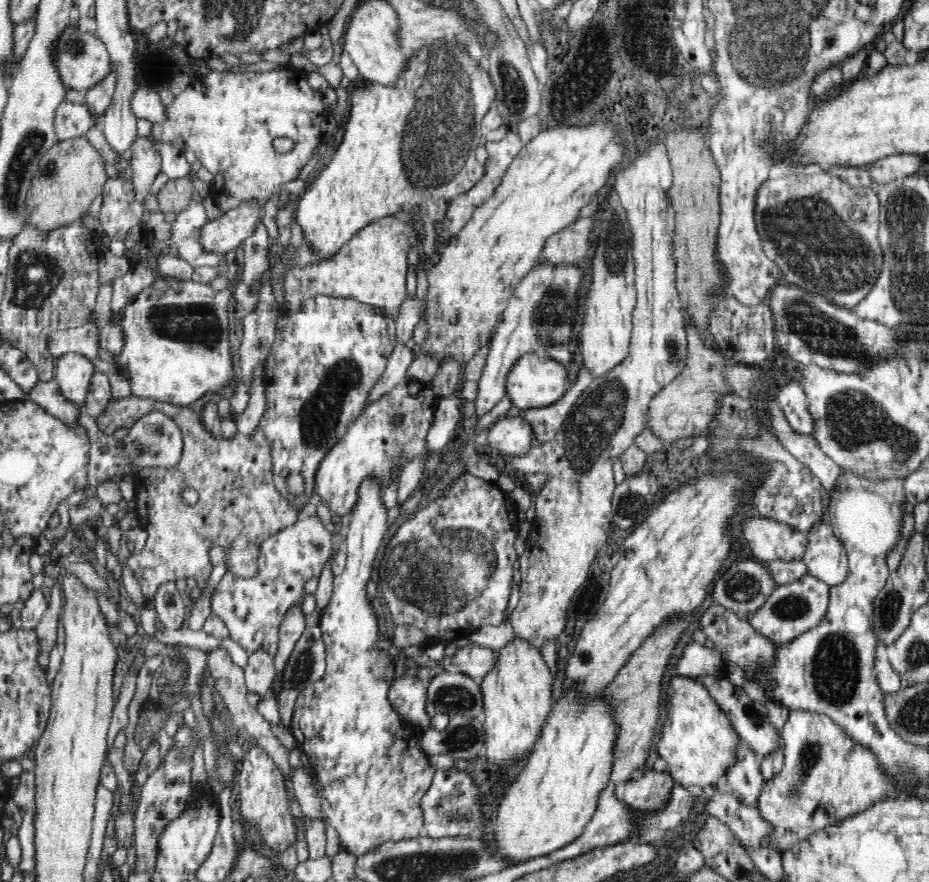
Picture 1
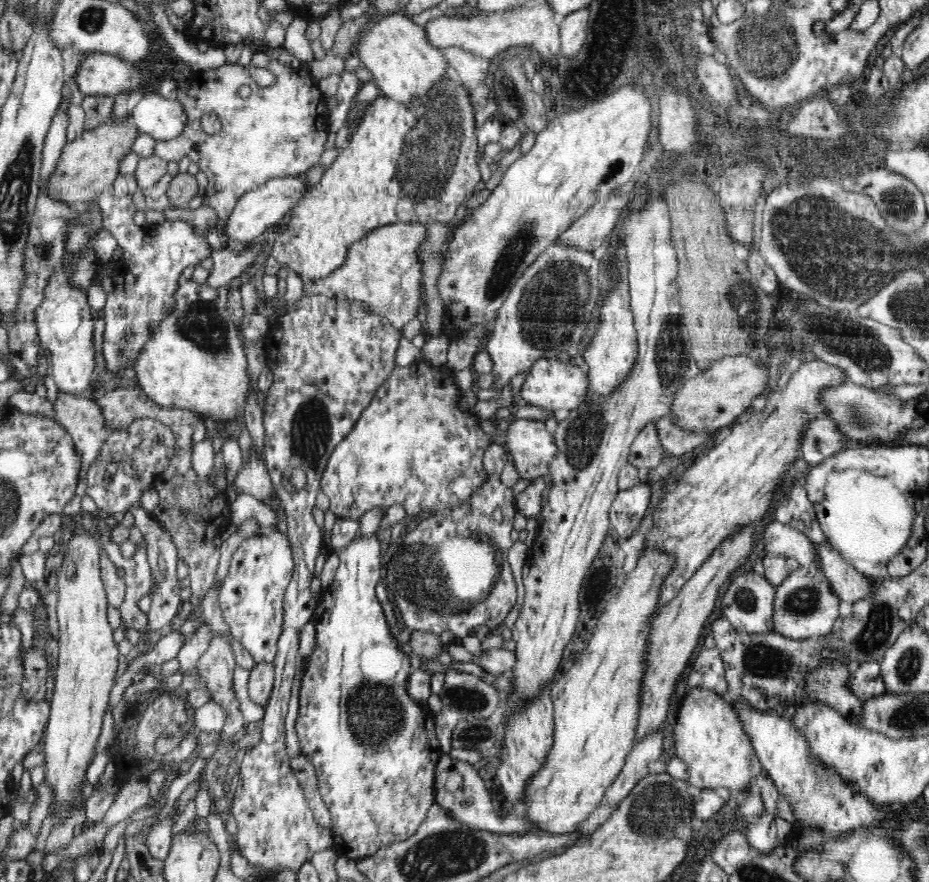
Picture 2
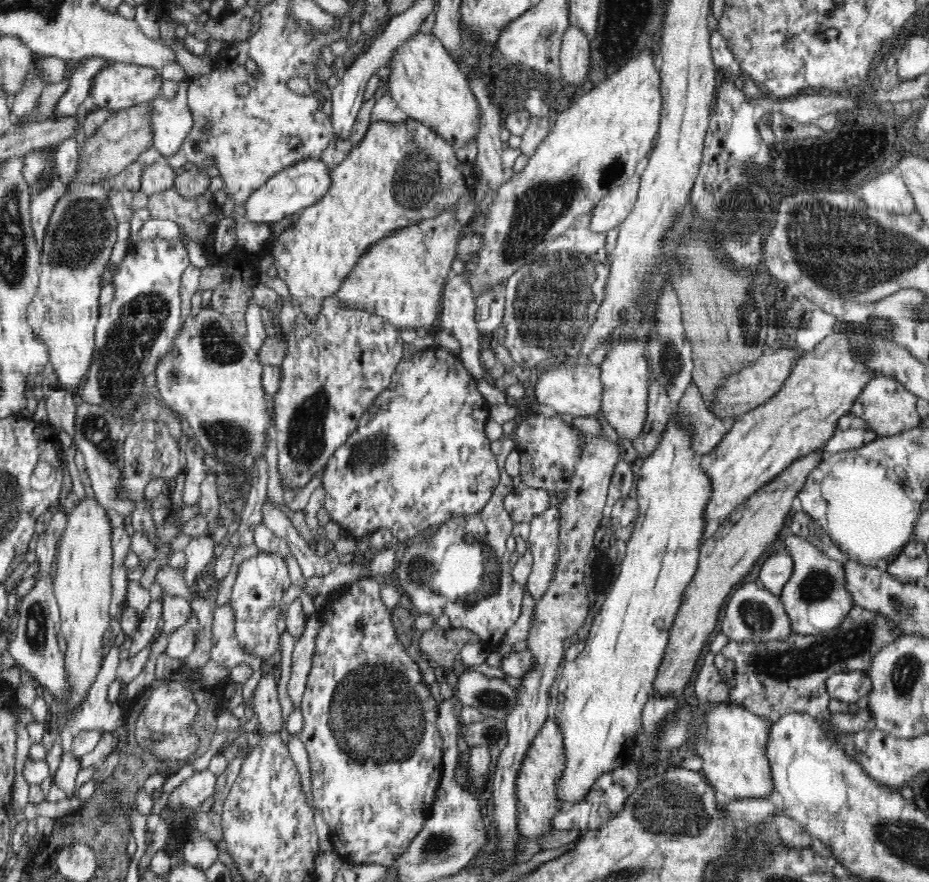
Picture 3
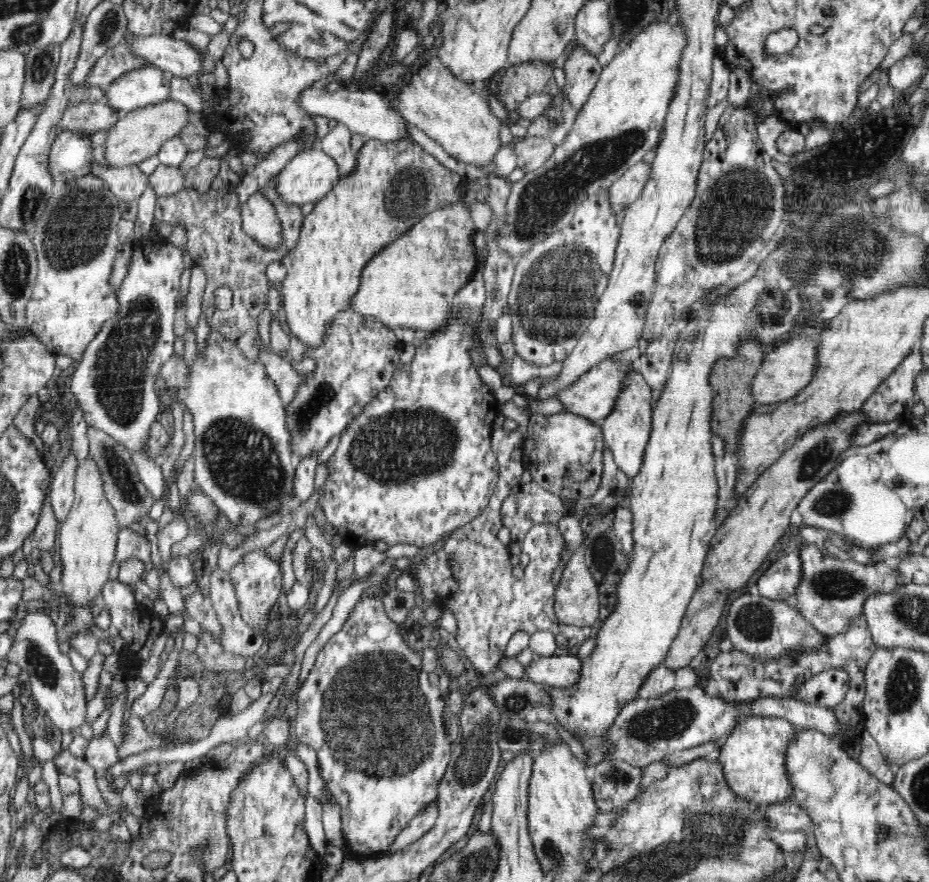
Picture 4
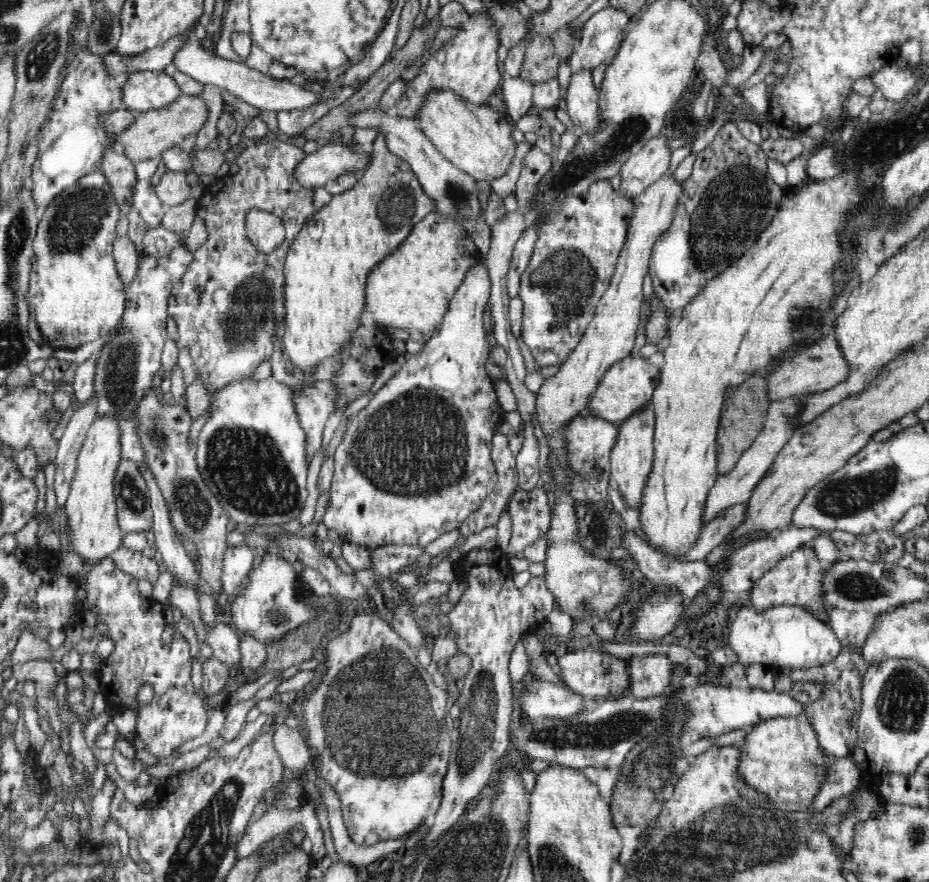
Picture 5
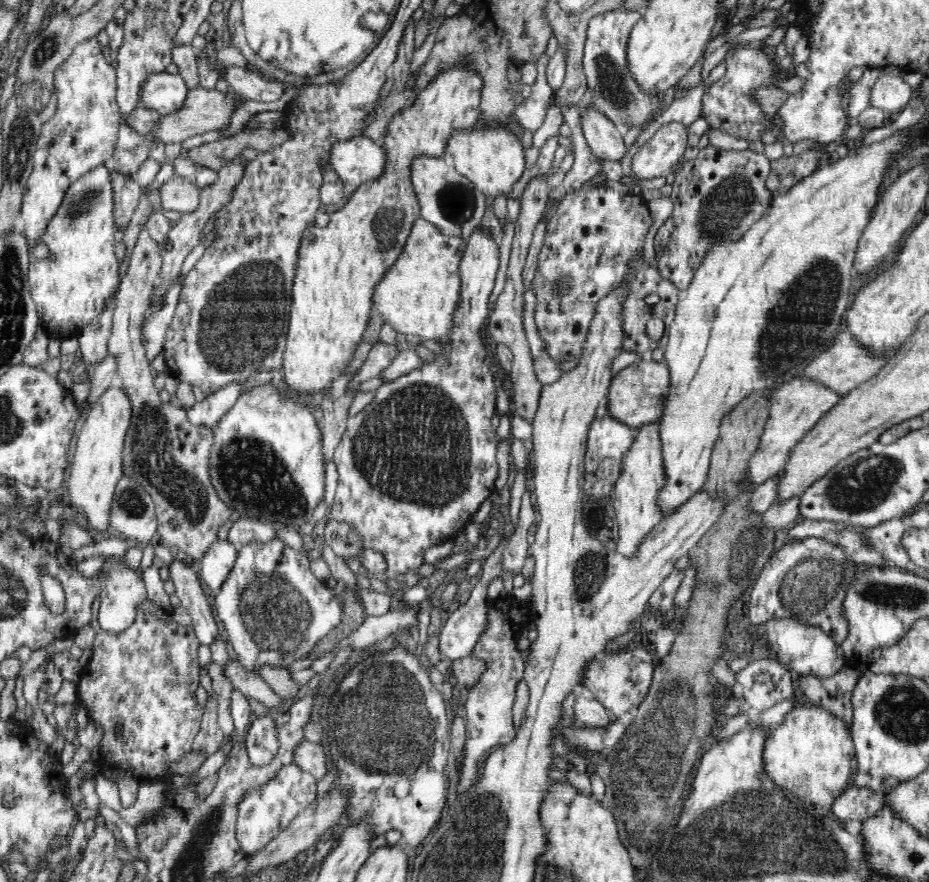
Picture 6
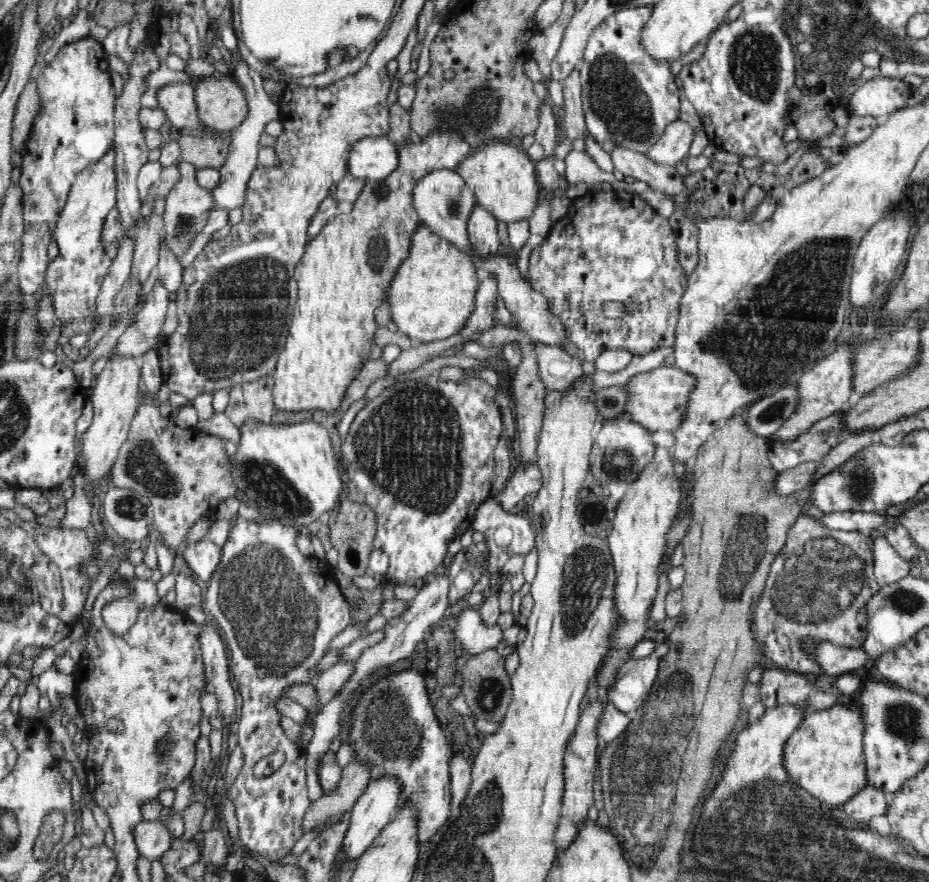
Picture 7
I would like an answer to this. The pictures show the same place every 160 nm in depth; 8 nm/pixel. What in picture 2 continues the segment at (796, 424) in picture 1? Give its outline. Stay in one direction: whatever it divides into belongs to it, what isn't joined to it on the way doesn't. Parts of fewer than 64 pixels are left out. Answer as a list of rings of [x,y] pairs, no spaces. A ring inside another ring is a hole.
[[[812,418],[800,438],[800,446],[799,450],[806,464],[820,465],[844,448],[850,448],[852,444],[835,430],[830,418]]]

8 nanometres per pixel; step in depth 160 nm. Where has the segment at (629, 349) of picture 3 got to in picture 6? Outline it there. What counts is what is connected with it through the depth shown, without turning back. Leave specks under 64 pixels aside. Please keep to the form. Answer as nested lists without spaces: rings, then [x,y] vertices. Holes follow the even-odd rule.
[[[649,423],[636,429],[631,448],[624,453],[619,480],[614,488],[614,508],[620,529],[620,540],[616,543],[615,550],[624,556],[634,556],[640,542],[664,520],[656,503],[660,488],[666,484],[662,443],[659,442],[659,423]]]

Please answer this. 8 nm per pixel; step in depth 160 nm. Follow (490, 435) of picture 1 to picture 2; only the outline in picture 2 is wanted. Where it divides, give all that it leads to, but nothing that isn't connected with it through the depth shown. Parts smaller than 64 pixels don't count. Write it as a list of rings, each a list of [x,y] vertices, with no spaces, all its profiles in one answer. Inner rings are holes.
[[[512,420],[507,428],[505,450],[520,478],[526,482],[547,482],[548,464],[556,456],[554,438],[546,431],[544,421]]]

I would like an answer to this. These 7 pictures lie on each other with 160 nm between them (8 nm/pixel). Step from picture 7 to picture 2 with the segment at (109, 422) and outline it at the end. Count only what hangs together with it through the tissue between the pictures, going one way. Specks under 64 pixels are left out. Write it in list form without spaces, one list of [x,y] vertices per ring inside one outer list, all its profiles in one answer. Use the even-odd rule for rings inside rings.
[[[78,532],[70,538],[70,542],[63,545],[62,564],[56,572],[58,606],[57,619],[60,629],[59,655],[55,676],[55,687],[51,699],[51,711],[48,719],[48,730],[44,734],[44,768],[45,778],[52,782],[56,800],[80,800],[76,794],[78,782],[84,780],[84,774],[92,763],[92,750],[98,742],[98,734],[102,728],[102,716],[109,706],[109,694],[116,683],[116,669],[118,668],[118,647],[113,637],[113,629],[108,623],[107,596],[100,577],[101,543],[87,532]]]

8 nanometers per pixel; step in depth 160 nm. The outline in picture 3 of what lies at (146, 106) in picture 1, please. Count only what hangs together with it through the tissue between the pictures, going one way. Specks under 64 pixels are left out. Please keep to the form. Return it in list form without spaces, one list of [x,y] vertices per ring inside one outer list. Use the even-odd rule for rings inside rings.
[[[187,75],[178,83],[179,89],[174,98],[168,100],[164,96],[159,96],[148,104],[150,106],[148,123],[154,131],[153,147],[162,158],[174,156],[193,128],[193,115],[187,102],[190,81],[191,77]]]

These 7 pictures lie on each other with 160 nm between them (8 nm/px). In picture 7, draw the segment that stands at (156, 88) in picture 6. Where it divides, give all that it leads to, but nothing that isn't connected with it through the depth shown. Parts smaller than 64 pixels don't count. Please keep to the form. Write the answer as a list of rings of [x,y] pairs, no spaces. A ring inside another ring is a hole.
[[[172,81],[171,84],[160,85],[155,93],[159,107],[163,109],[173,127],[184,132],[196,129],[200,133],[210,129],[200,127],[198,123],[194,92],[194,85]]]

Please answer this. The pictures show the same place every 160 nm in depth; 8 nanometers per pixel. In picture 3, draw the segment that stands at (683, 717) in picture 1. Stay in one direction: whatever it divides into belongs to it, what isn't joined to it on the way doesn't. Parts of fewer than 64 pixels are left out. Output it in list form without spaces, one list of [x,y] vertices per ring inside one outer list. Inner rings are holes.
[[[728,700],[716,703],[718,706],[708,704],[710,716],[704,724],[706,734],[700,734],[694,742],[698,756],[704,760],[701,770],[704,770],[705,782],[710,783],[710,787],[714,787],[723,800],[766,799],[774,796],[770,763],[763,752],[772,722]]]

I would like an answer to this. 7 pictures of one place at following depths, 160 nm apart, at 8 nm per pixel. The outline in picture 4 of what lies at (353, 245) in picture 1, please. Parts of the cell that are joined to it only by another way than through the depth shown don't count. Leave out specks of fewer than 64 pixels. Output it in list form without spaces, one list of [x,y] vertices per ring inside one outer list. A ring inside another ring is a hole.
[[[462,201],[448,208],[436,209],[420,219],[414,226],[386,245],[380,253],[371,258],[362,268],[358,292],[351,297],[350,308],[354,311],[381,320],[393,331],[397,328],[424,330],[428,335],[438,331],[452,315],[458,290],[472,276],[479,262],[476,262],[470,234],[475,224],[467,204]]]

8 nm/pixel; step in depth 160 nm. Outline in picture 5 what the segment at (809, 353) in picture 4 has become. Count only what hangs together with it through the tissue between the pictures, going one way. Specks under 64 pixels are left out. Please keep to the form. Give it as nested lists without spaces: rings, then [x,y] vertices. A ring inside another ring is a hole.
[[[834,336],[818,340],[810,348],[804,348],[796,352],[790,360],[790,364],[782,364],[780,370],[774,370],[768,378],[768,400],[769,403],[780,399],[788,399],[794,396],[806,396],[811,393],[822,392],[834,388],[839,381],[847,376],[847,364],[839,354],[840,350],[835,344]]]

